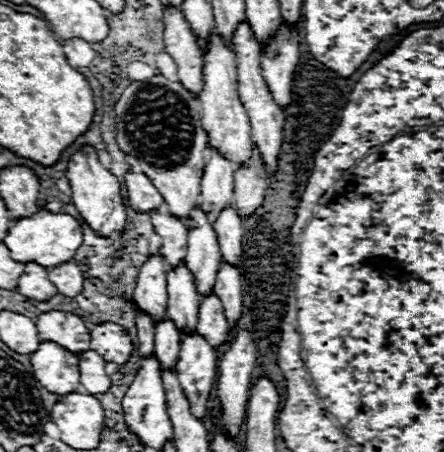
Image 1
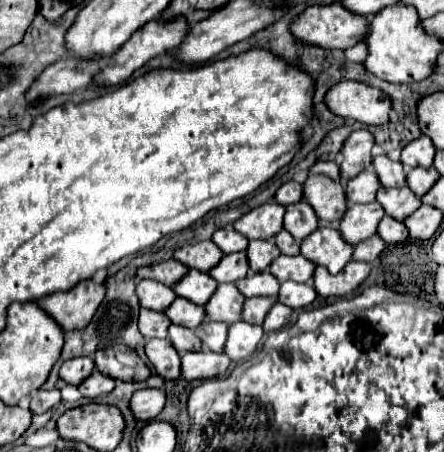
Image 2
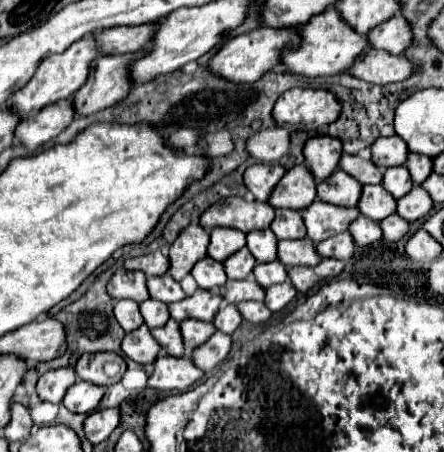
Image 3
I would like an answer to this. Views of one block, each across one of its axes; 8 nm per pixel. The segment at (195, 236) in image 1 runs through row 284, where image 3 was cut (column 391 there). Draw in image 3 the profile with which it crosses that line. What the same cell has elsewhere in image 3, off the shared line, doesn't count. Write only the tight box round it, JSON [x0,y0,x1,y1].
[358,184,396,222]

